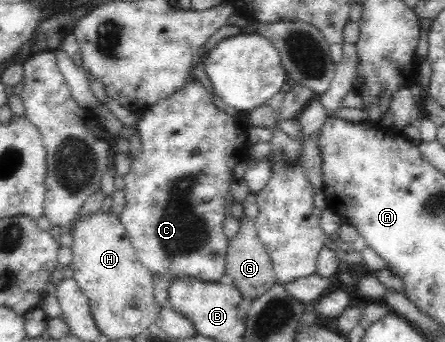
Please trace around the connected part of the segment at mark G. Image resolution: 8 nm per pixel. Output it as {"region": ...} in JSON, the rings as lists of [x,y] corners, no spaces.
{"region":[[[247,216],[240,218],[239,231],[230,239],[226,263],[226,280],[237,286],[243,297],[251,301],[278,283],[270,256],[264,249],[263,242],[259,240],[255,220]]]}

